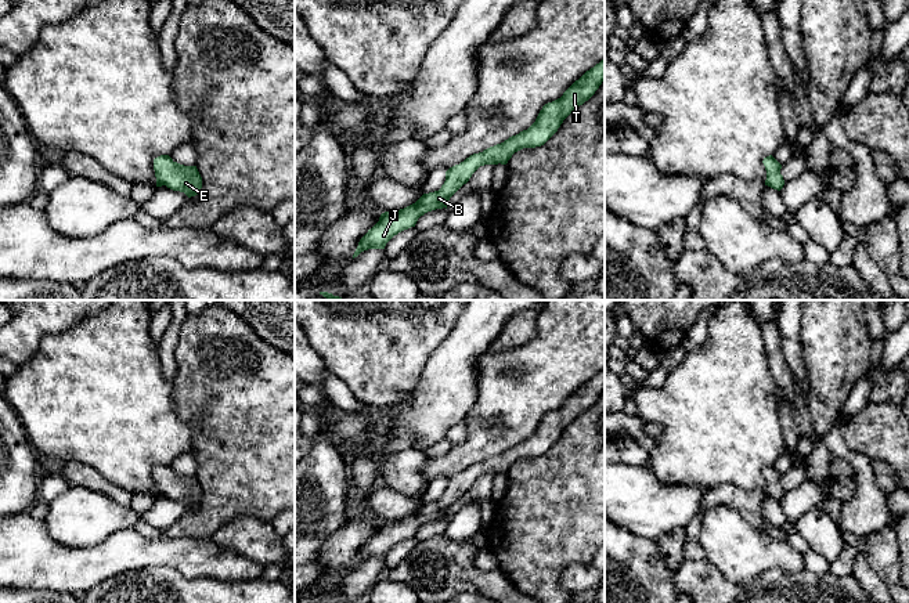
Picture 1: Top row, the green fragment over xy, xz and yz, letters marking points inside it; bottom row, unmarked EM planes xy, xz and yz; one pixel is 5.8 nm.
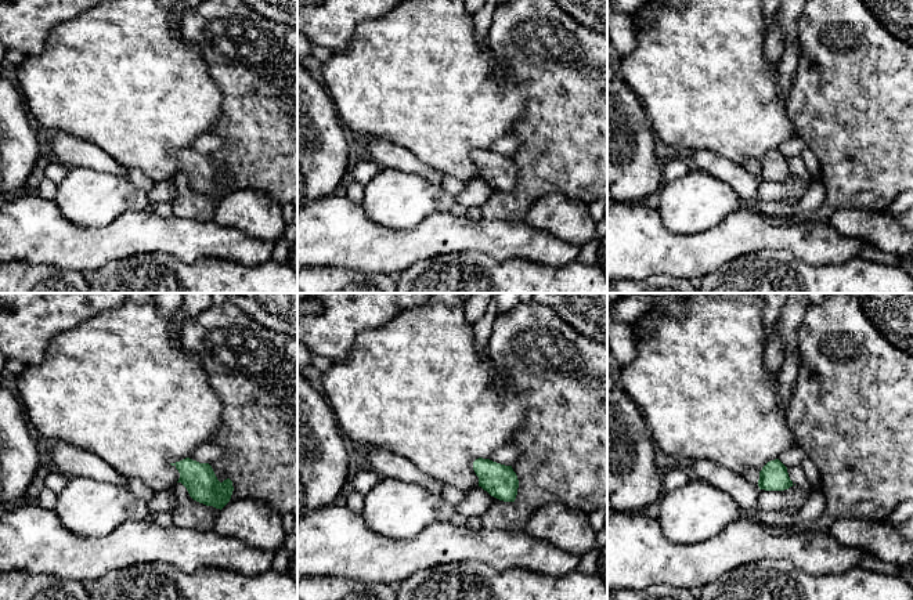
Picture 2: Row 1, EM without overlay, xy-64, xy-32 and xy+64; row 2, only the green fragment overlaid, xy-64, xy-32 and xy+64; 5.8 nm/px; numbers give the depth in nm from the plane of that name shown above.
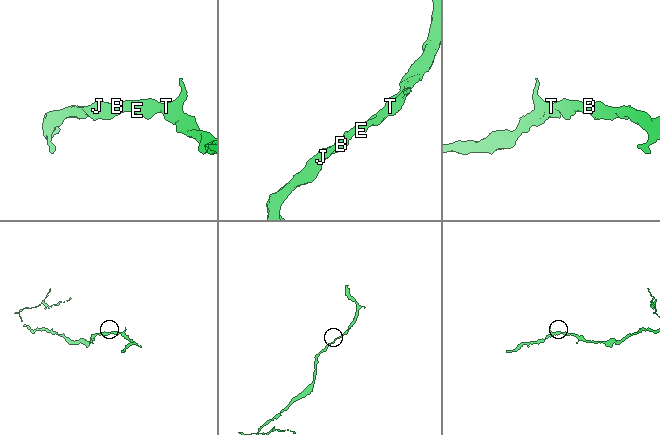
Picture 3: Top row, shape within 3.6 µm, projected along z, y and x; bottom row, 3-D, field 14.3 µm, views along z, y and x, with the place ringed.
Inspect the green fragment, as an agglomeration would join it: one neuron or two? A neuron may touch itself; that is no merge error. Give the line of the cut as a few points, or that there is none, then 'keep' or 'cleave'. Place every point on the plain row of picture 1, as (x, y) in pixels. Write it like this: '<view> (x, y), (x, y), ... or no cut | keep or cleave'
no cut | keep

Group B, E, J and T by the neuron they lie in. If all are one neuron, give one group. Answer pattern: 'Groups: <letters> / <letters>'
Groups: B E J T

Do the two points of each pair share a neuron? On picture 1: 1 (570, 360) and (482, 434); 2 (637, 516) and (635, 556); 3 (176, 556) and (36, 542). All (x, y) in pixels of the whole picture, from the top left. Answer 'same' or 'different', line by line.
1: same
2: different
3: same

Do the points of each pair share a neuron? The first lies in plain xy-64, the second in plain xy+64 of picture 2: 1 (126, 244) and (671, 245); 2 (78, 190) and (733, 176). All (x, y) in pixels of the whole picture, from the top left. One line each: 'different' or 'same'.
1: same
2: different

